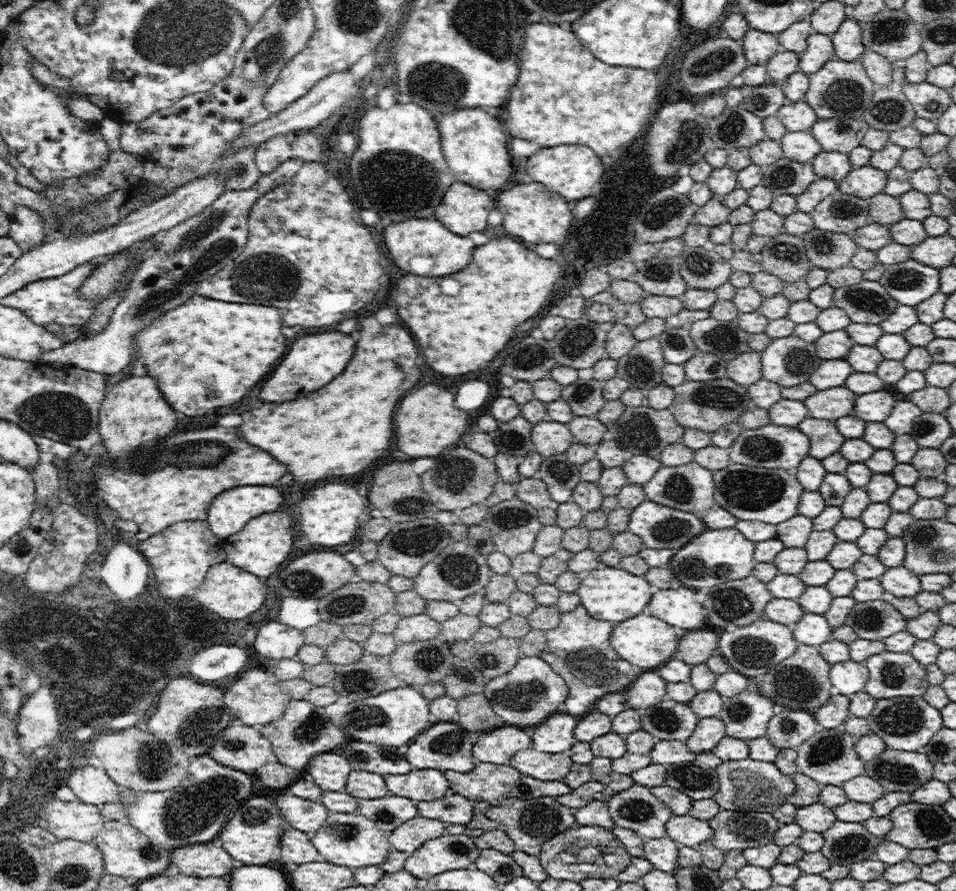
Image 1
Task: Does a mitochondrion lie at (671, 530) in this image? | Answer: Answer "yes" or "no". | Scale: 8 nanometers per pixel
yes

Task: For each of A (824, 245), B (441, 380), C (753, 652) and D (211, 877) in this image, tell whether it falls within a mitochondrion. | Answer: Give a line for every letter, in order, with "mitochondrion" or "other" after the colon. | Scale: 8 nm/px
A: mitochondrion
B: other
C: mitochondrion
D: other

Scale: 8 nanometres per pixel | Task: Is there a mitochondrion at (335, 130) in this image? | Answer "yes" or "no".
no

